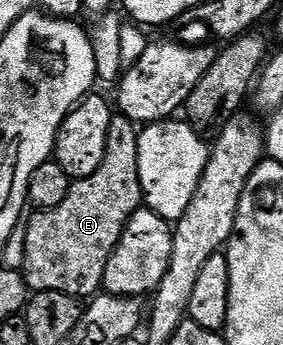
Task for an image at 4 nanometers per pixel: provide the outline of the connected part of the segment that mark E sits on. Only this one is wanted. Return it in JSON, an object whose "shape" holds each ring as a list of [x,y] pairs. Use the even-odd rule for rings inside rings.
{"shape":[[[113,114],[110,121],[110,133],[106,137],[106,157],[94,173],[85,179],[77,179],[72,184],[70,193],[66,193],[66,201],[49,211],[36,211],[28,219],[26,229],[26,261],[22,274],[28,282],[29,292],[53,291],[66,293],[81,301],[95,296],[104,286],[106,261],[114,253],[130,217],[141,210],[144,198],[140,184],[138,165],[139,135],[137,124],[130,122],[122,114]]]}

